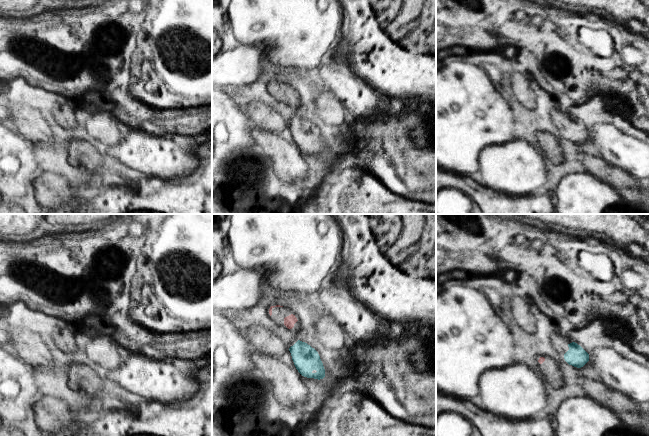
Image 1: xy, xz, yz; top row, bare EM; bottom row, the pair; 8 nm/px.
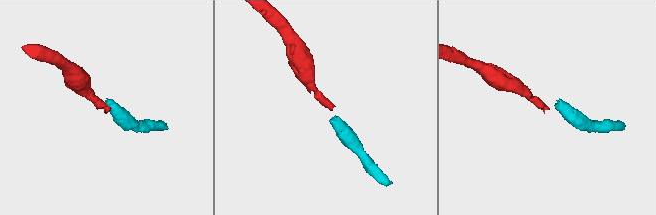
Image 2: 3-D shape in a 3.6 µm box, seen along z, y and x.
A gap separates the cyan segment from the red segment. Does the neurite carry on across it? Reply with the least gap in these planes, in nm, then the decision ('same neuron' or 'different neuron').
110 nm | different neuron

